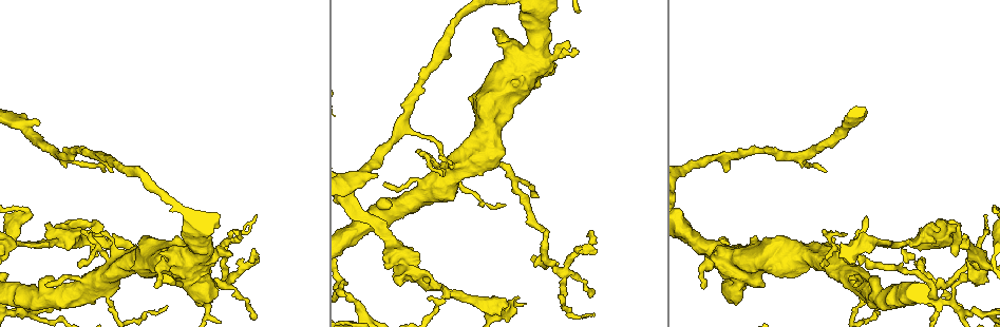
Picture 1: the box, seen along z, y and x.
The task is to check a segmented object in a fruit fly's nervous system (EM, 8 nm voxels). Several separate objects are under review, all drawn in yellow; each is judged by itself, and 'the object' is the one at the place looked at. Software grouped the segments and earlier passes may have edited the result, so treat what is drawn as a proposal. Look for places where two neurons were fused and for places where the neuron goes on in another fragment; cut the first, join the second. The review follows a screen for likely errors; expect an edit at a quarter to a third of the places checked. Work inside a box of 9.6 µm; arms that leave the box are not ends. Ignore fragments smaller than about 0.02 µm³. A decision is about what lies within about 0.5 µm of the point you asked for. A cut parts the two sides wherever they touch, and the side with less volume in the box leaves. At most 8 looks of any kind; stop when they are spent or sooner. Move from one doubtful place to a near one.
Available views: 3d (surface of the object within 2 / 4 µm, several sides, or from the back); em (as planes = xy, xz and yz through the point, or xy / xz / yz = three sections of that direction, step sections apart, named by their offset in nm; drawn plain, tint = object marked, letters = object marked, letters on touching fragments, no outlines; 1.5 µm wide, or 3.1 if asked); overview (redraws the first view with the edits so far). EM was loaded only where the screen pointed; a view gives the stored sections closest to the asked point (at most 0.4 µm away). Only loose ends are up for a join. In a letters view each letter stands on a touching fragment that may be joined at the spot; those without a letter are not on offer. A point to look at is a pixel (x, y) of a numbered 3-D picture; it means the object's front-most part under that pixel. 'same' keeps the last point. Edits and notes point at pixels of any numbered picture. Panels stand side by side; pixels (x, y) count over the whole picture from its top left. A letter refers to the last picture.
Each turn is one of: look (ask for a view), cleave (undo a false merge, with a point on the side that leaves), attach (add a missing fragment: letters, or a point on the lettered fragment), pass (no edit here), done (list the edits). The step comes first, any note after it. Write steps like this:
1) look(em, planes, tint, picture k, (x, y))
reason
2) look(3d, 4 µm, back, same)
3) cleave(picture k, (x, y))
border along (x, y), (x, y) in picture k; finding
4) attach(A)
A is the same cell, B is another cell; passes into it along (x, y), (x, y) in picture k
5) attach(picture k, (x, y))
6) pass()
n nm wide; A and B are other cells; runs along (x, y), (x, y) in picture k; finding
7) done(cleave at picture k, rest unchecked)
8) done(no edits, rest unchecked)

look(em, xz, step 4, tint, picture 1, (904, 242))
thick turns thin

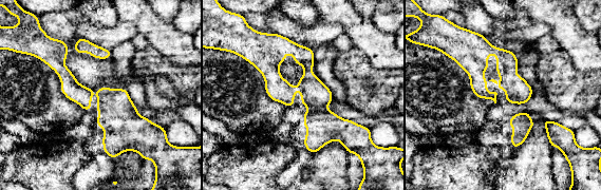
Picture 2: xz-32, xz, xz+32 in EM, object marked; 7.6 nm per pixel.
look(em, xy, step 4, letters, same)

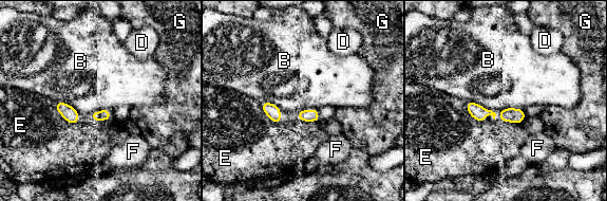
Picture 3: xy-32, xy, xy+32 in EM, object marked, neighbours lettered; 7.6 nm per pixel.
pass()
B, D, E, F and G are other cells; border along (466, 103), (477, 103), (491, 110) in picture 3; one neuron here

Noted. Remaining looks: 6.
look(3d, 4 µm, picture 1, (384, 209))
calibre changes

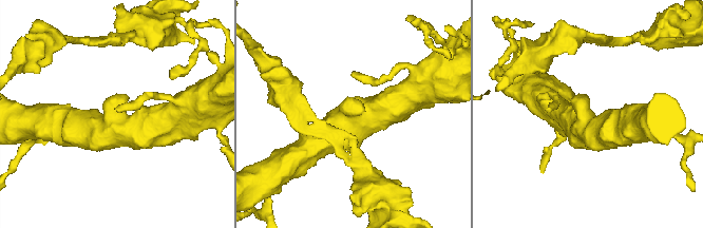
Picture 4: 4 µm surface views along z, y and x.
look(em, planes, letters, picture 4, (116, 133))
need the tissue

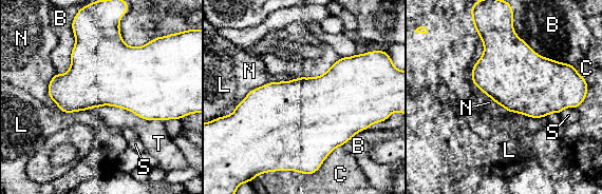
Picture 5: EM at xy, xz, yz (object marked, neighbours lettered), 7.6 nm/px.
pass()
500 nm wide; B touches over 650 nm; B, C, L, N, S and T are other cells; one neuron here

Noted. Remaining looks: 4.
look(em, xy, step 4, letters, picture 1, (505, 305))
free end

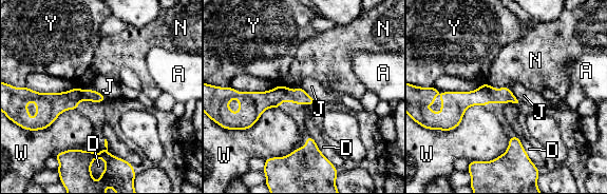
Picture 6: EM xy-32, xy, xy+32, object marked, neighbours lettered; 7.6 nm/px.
look(em, yz, step 8, letters, same)
cut it another way

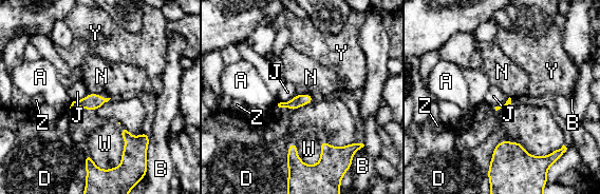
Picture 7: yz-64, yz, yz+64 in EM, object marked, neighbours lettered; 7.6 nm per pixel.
pass()
A, B, D, J, N, W, Y and Z are other cells; border along (89, 93), (98, 94) in picture 7; none of them fits

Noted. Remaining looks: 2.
done(no edits, rest unchecked)

